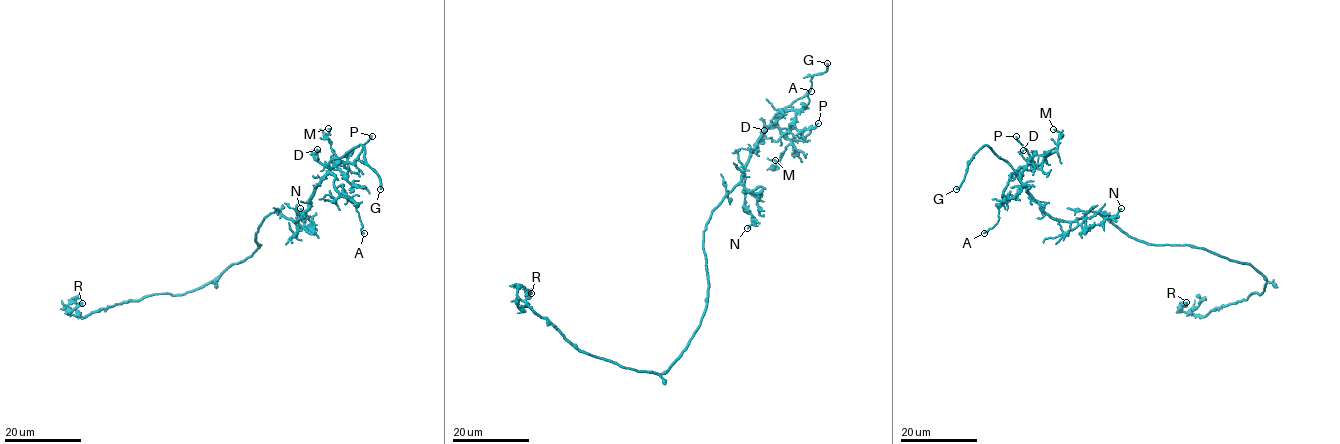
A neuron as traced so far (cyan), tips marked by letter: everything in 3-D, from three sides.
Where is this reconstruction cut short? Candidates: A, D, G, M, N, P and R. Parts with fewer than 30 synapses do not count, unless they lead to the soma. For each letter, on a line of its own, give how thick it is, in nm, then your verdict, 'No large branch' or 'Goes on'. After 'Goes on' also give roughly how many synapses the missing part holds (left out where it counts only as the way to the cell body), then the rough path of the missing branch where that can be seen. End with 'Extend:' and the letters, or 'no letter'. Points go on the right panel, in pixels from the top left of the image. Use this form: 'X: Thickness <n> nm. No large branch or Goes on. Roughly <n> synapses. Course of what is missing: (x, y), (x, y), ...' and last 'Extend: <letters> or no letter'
A: Thickness 140 nm. No large branch
D: Thickness 110 nm. No large branch
G: Thickness 200 nm. Goes on. Course of what is missing: (956, 189), (948, 180), (954, 171), (951, 136), (955, 113), (943, 80), (937, 73), (922, 74), (916, 63)
M: Thickness 120 nm. No large branch
N: Thickness 110 nm. No large branch
P: Thickness 160 nm. No large branch
R: Thickness 280 nm. No large branch
Extend: G

